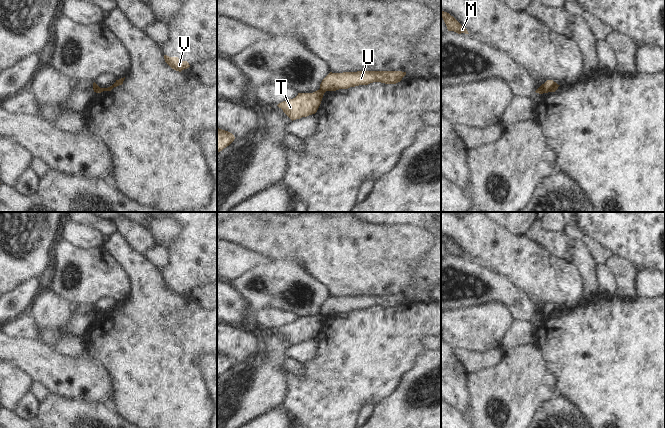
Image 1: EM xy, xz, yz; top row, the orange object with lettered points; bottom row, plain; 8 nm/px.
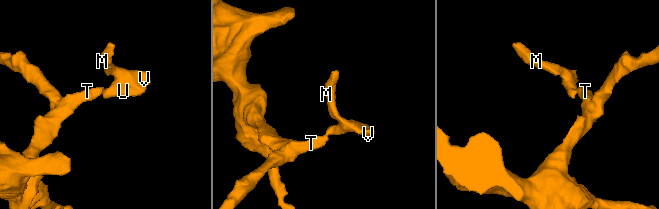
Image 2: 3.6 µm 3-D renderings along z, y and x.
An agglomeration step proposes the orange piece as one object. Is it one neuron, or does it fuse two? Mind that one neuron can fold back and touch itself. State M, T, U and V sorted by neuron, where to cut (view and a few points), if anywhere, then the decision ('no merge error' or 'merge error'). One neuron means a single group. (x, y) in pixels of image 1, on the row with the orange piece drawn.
M U V / T | xz (319, 89), (324, 92) | merge error

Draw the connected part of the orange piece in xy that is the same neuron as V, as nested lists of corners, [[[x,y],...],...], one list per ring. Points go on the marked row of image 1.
[[[164,55],[165,62],[174,70],[181,72],[190,67],[187,61],[181,61],[178,57]]]

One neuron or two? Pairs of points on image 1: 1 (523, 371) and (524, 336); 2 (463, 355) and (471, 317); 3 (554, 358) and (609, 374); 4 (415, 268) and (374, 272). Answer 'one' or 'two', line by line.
1: two
2: two
3: one
4: two

